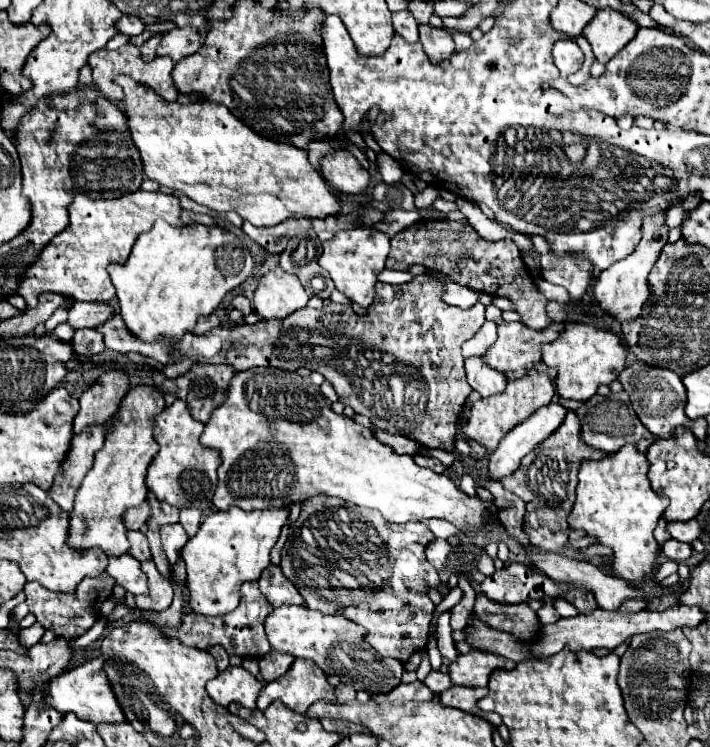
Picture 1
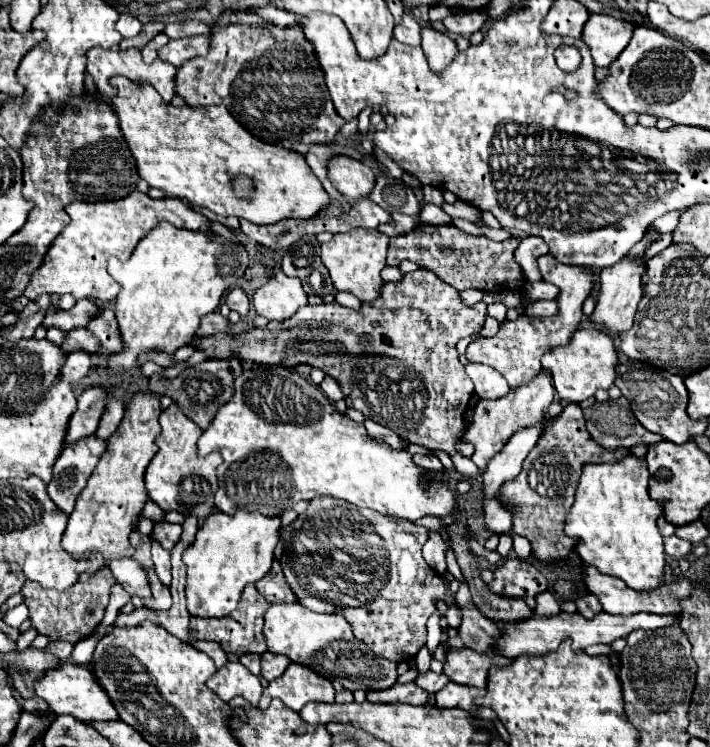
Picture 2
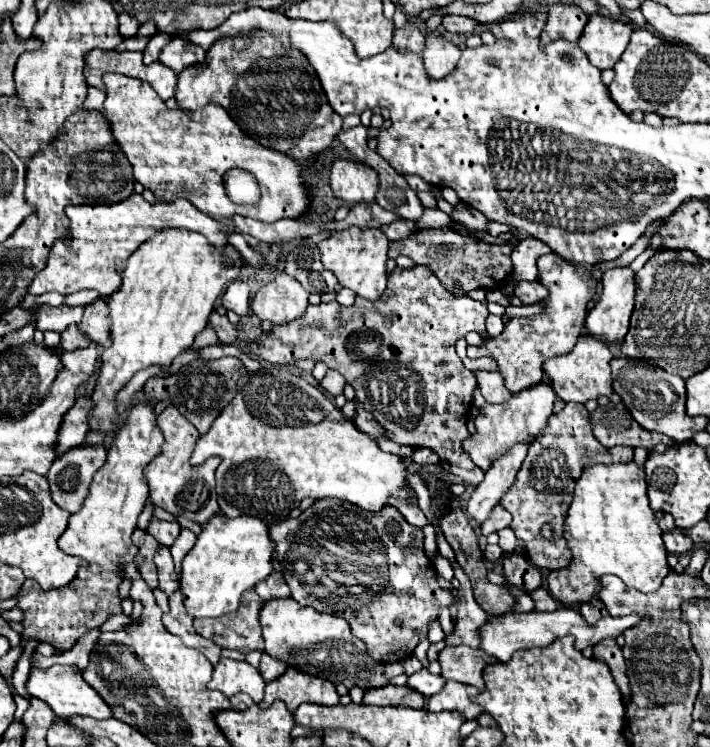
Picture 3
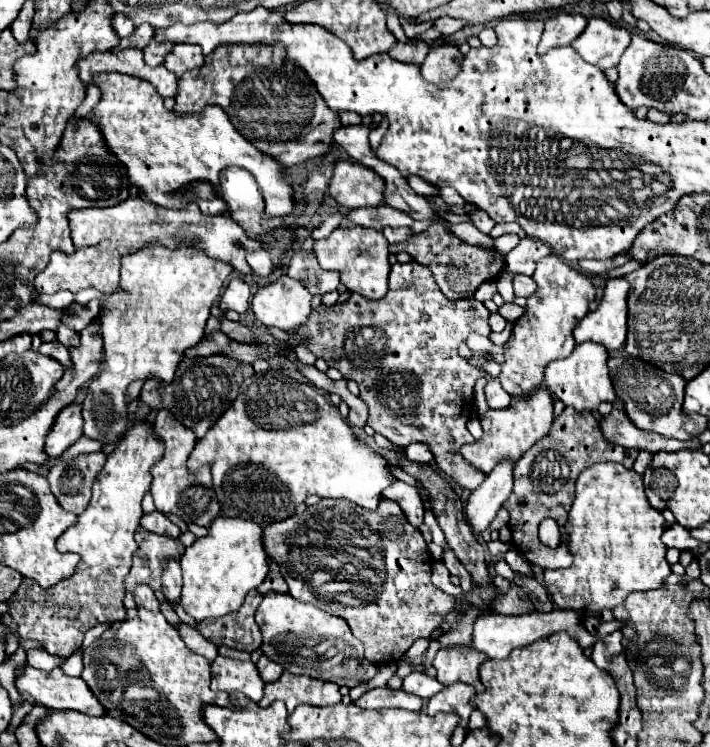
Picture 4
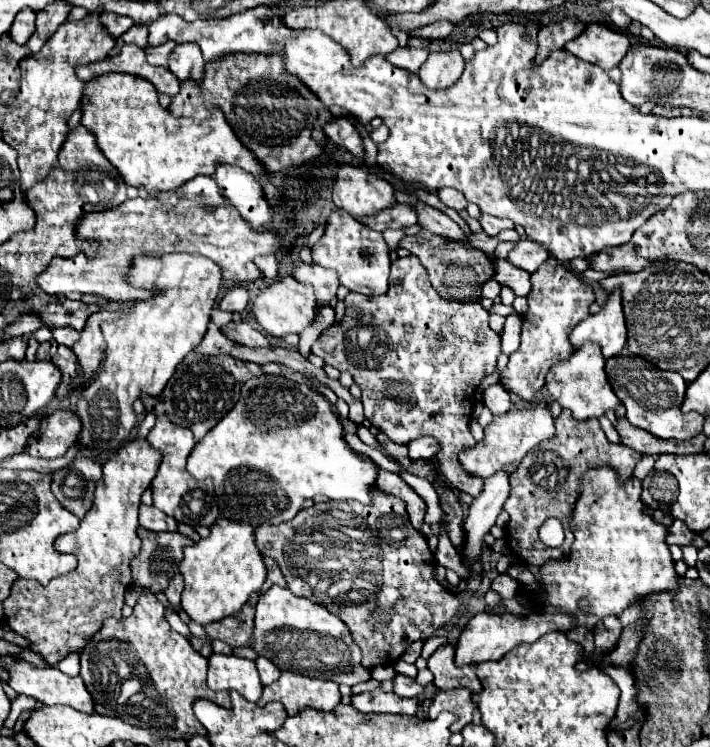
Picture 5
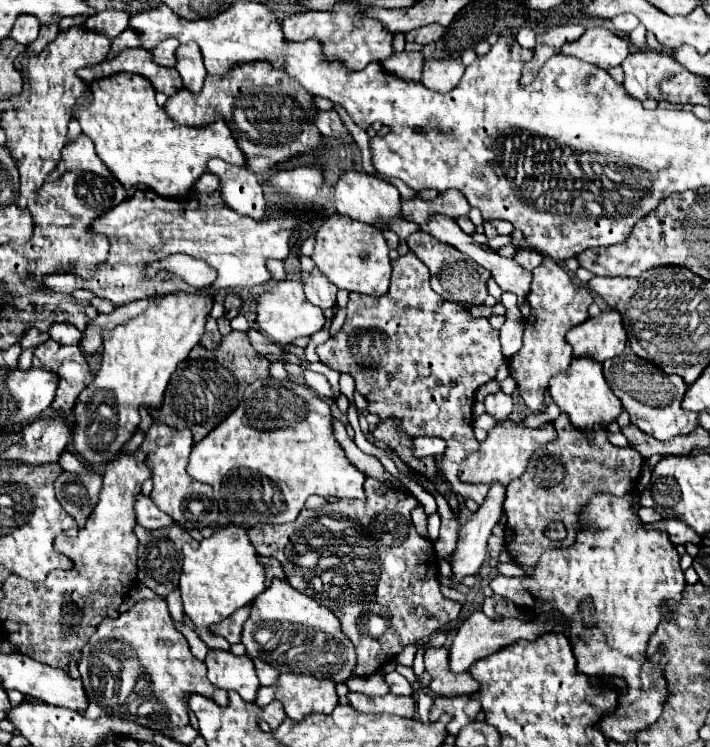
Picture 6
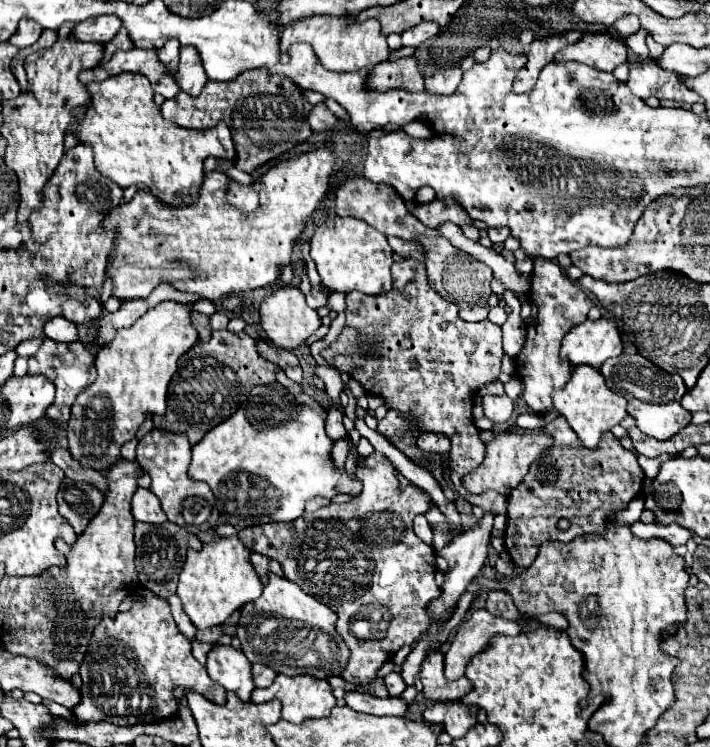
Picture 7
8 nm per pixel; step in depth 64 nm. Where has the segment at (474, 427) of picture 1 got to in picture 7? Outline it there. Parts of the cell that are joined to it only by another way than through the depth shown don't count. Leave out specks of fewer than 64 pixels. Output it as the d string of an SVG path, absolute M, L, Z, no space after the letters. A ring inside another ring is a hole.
M494 432L494 438L486 444L486 454L484 460L478 468L462 476L462 484L466 490L472 494L480 494L484 490L496 490L500 494L508 494L520 480L526 476L532 460L544 450L552 446L552 436L550 434L520 434L520 432Z

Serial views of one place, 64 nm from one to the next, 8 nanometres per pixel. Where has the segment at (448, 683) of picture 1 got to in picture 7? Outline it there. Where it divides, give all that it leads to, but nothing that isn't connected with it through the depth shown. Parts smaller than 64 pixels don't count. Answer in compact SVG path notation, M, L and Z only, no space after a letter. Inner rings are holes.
M390 672L384 678L384 682L386 682L386 688L388 688L390 696L400 696L406 690L406 682L404 682L404 678L398 672Z

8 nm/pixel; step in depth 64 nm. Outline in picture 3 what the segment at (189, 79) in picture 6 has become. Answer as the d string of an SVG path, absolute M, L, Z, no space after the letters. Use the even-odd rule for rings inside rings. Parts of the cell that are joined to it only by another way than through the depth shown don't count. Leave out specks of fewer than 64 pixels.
M172 38L160 52L160 62L172 68L174 72L182 72L184 68L202 62L206 58L206 50L198 44L192 44L182 38Z

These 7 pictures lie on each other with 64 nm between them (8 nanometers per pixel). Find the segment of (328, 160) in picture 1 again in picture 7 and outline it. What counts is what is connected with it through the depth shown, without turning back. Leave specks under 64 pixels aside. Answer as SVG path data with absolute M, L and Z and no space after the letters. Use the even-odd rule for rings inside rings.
M348 176L336 190L336 214L338 216L352 216L358 220L368 222L372 228L386 236L396 236L400 240L412 240L412 236L436 234L434 230L422 226L408 210L402 196L388 184L376 184L366 180L364 176Z

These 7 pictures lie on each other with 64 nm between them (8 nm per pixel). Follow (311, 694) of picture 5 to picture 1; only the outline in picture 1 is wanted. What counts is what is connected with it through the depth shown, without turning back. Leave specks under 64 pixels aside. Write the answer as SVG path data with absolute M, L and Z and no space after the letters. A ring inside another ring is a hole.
M300 658L294 660L292 668L290 668L286 674L282 674L280 678L276 678L274 682L268 682L268 684L260 690L258 700L256 700L256 708L258 708L258 710L266 710L276 698L280 698L288 708L294 708L298 714L306 714L306 710L308 710L316 700L330 700L330 702L336 700L336 698L334 698L334 688L328 684L326 674L324 674L316 664L312 664L312 662L308 662L308 660L300 660Z

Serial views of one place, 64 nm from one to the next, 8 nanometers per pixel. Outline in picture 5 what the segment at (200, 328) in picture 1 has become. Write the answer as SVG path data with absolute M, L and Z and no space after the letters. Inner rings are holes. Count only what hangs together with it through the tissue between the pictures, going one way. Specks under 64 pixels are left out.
M230 322L226 326L222 326L222 332L232 338L234 342L238 344L244 344L244 346L270 346L268 338L262 336L258 330L254 330L250 324L246 322Z

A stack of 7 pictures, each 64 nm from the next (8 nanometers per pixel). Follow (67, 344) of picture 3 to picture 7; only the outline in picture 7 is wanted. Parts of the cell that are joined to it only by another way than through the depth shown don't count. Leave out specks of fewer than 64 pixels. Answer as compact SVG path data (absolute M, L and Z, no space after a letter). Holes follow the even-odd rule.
M56 316L56 318L48 320L48 324L44 328L44 334L54 342L64 342L64 344L70 344L70 342L78 340L76 324L72 324L70 320L66 320L62 316Z

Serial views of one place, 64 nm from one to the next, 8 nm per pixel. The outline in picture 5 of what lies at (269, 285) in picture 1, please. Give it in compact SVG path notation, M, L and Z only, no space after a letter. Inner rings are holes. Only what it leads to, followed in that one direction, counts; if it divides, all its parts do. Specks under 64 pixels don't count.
M284 276L282 280L270 284L268 288L264 288L252 306L252 312L256 316L256 320L260 322L260 326L274 338L280 338L284 334L300 334L306 326L310 326L316 318L316 296L310 284L302 284L298 280L294 280L292 276Z

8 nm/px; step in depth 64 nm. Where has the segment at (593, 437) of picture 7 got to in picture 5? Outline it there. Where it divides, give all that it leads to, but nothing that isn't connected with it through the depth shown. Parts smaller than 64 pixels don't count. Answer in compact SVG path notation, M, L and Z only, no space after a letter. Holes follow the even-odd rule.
M584 344L580 350L574 350L574 354L564 360L558 362L550 368L550 372L546 374L546 388L548 392L560 402L562 408L568 408L572 412L572 416L576 420L588 420L588 418L600 418L604 416L606 410L616 410L616 406L620 404L618 396L614 394L606 372L604 372L604 356L598 344Z

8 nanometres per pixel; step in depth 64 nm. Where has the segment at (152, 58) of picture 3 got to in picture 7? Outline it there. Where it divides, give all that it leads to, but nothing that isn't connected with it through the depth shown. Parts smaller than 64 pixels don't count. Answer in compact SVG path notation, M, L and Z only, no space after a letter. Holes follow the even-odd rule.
M168 40L160 50L158 50L158 58L162 64L166 64L170 68L170 72L176 72L178 68L178 50L180 50L180 42L176 40Z

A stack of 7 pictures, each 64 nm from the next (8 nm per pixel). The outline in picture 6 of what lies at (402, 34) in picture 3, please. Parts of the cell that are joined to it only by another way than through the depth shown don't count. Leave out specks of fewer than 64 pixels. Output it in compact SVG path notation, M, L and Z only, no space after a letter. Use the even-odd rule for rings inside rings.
M394 52L382 64L384 68L388 68L388 72L394 72L396 76L404 76L406 80L420 80L424 56L422 52Z

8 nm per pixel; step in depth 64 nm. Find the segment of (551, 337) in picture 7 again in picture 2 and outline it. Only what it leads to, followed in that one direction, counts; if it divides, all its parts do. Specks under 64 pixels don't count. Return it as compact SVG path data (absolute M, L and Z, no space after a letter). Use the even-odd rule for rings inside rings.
M546 254L538 258L540 264L540 272L542 278L546 282L552 282L560 288L560 300L558 308L560 314L552 316L552 318L530 318L530 316L520 316L516 320L504 320L500 324L500 330L494 338L476 338L468 350L466 350L466 358L472 362L480 362L486 366L496 368L500 374L506 376L510 386L520 386L526 384L528 380L536 378L536 374L540 372L540 358L556 344L566 344L568 338L572 336L572 332L580 326L582 320L582 302L586 300L586 296L592 290L594 284L594 274L584 268L584 266L568 266L558 262L554 256Z

